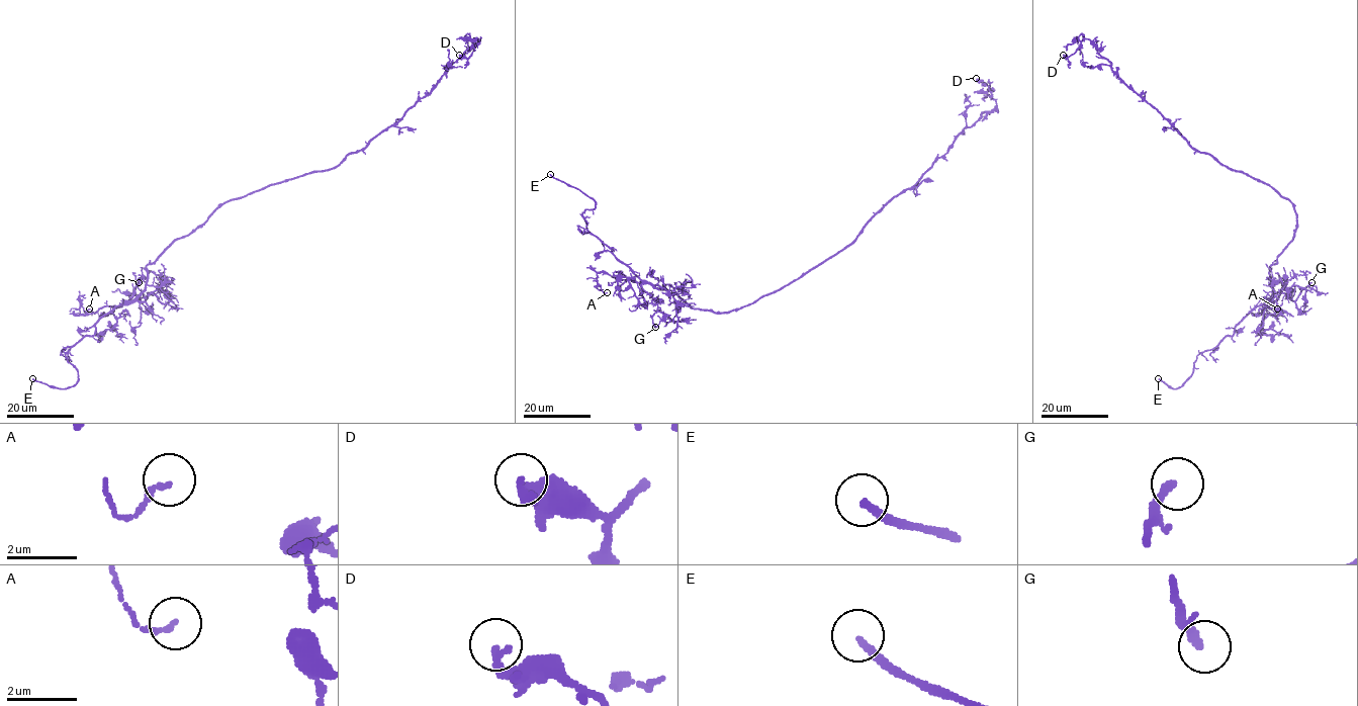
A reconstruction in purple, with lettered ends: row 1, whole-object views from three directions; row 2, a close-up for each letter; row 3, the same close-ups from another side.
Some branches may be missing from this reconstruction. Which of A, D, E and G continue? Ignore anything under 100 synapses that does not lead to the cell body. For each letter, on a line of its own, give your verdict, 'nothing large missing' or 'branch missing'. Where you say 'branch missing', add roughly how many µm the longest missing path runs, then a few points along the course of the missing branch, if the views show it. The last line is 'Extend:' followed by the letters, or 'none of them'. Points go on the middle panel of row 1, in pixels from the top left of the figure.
A: nothing large missing
D: nothing large missing
E: branch missing | 25 µm
G: nothing large missing
Extend: E

